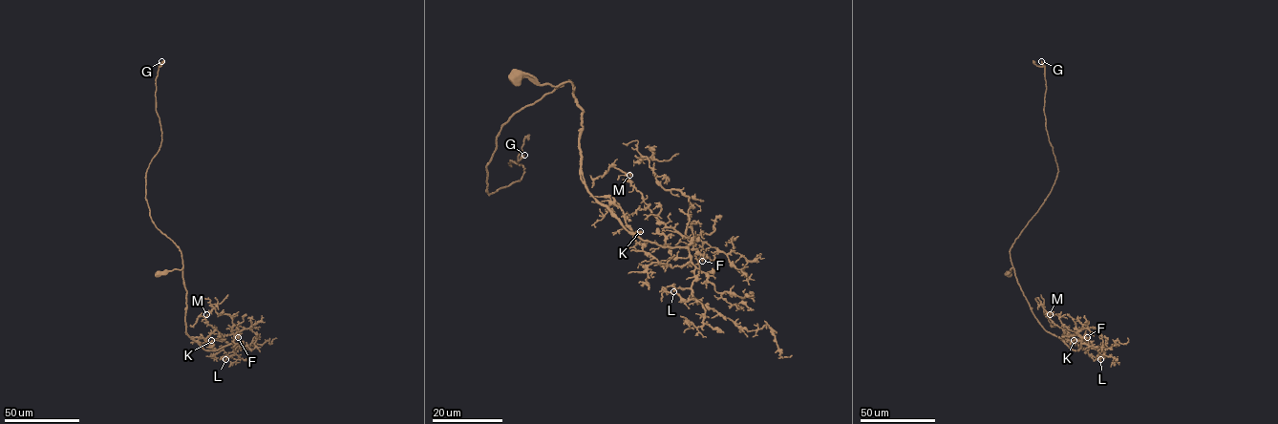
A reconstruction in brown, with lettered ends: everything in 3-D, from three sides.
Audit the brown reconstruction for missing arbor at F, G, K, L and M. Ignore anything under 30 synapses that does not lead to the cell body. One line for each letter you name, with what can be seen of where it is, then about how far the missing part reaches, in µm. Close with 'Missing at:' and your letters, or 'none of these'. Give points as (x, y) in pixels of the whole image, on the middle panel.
Missing at: none of these

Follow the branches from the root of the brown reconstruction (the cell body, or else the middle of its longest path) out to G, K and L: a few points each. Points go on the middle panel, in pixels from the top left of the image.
G: (570, 81), (522, 107), (501, 127), (486, 166), (490, 194), (521, 178), (521, 164), (509, 163), (524, 155)
K: (570, 81), (582, 109), (584, 184), (592, 196), (608, 197), (625, 222), (640, 231)
L: (570, 81), (582, 109), (584, 184), (629, 232), (689, 249), (695, 278), (690, 288), (673, 285), (673, 291)

